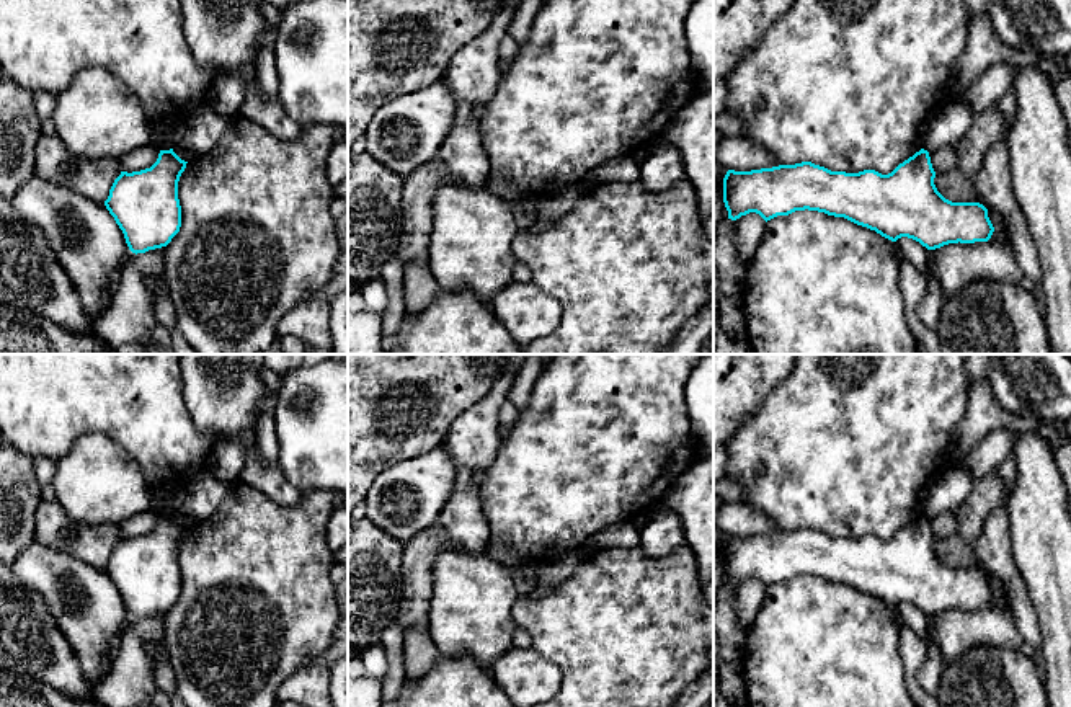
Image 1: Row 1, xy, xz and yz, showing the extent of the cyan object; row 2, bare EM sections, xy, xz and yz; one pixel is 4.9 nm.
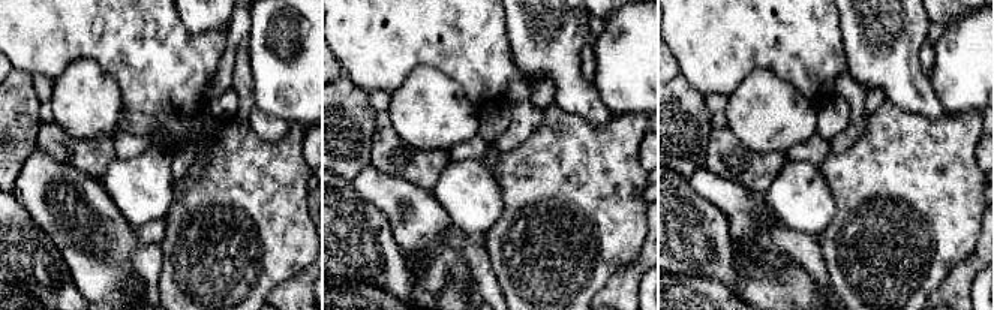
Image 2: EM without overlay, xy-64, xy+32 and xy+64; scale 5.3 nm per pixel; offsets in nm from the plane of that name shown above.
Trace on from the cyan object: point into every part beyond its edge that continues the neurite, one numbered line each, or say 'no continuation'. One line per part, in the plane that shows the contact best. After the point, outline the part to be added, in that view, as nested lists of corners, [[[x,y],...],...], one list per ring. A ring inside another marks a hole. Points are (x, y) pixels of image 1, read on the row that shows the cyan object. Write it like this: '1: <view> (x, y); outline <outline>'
no continuation

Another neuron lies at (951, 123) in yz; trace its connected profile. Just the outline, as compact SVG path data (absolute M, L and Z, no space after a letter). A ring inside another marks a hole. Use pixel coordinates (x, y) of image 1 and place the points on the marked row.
M945 100L921 132L921 149L934 152L955 145L971 127L975 113L963 101Z

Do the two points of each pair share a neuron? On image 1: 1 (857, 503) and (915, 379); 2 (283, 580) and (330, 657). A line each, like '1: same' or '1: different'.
1: same
2: different

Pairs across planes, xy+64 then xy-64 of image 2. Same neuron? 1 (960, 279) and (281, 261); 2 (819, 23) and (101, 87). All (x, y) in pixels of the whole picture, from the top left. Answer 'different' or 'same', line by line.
1: different
2: different

